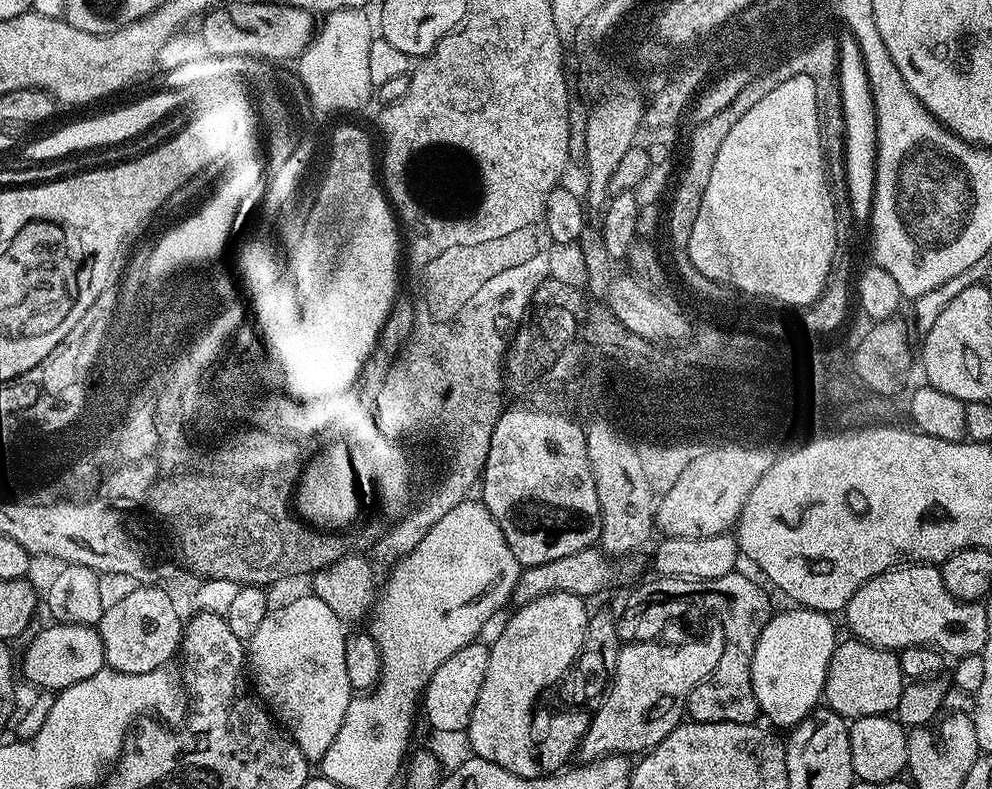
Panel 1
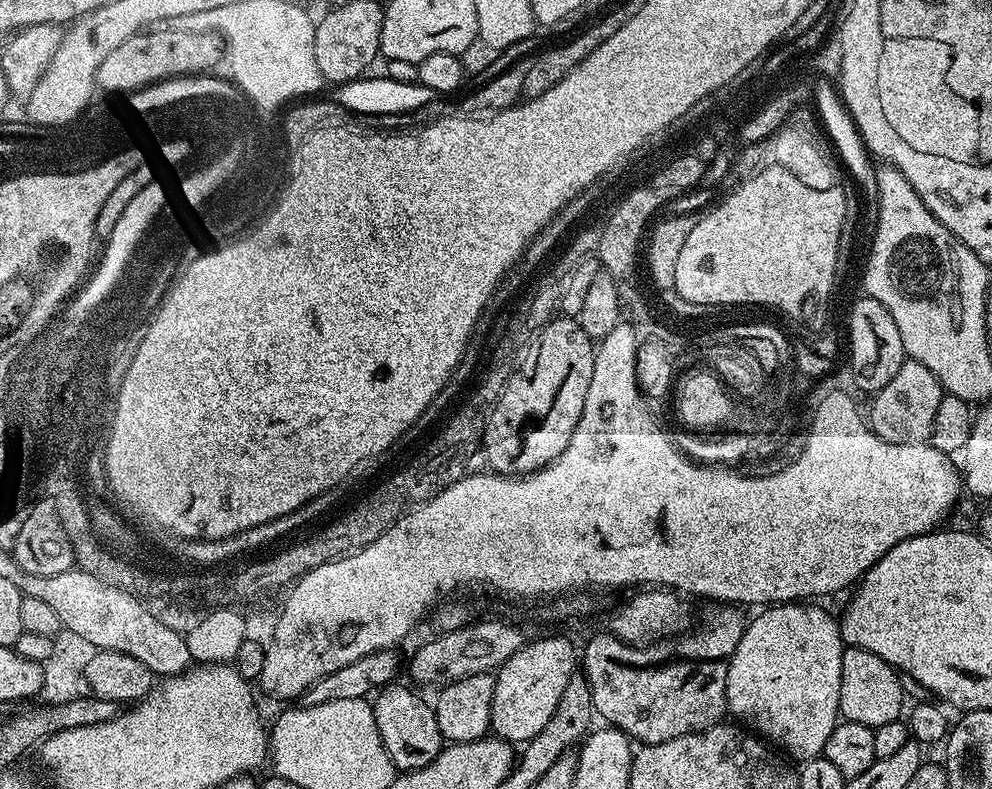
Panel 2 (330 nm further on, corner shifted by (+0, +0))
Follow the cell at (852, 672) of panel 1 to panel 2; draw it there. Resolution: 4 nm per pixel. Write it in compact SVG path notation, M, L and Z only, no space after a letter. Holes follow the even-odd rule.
M845 647L842 654L841 717L873 730L878 726L886 726L886 722L901 719L905 708L904 688L900 685L900 680L902 681L901 673L878 658L878 654L870 654L870 650L861 648Z

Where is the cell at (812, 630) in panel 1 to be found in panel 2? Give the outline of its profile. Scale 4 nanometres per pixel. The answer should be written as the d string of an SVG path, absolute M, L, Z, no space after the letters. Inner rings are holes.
M789 602L757 611L760 613L748 620L742 642L738 642L738 650L734 650L726 664L727 711L732 716L740 716L741 725L747 726L781 753L789 752L796 762L817 759L824 751L826 738L830 738L841 719L842 654L846 645L840 636L837 617L812 604L815 603Z

